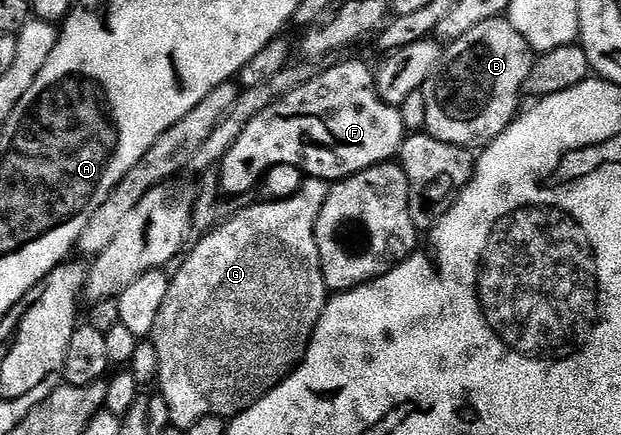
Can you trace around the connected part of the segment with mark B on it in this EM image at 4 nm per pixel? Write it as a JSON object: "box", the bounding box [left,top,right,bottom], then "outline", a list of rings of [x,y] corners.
{"box":[422,18,536,149],"outline":[[[509,18],[484,21],[484,25],[476,25],[464,37],[453,40],[443,50],[436,69],[422,86],[424,93],[424,113],[426,114],[425,134],[436,137],[436,141],[448,141],[448,145],[467,149],[485,149],[493,139],[500,137],[504,129],[519,114],[518,98],[523,98],[522,86],[528,81],[528,73],[532,69],[536,55],[531,51],[528,41],[512,29]]]}

